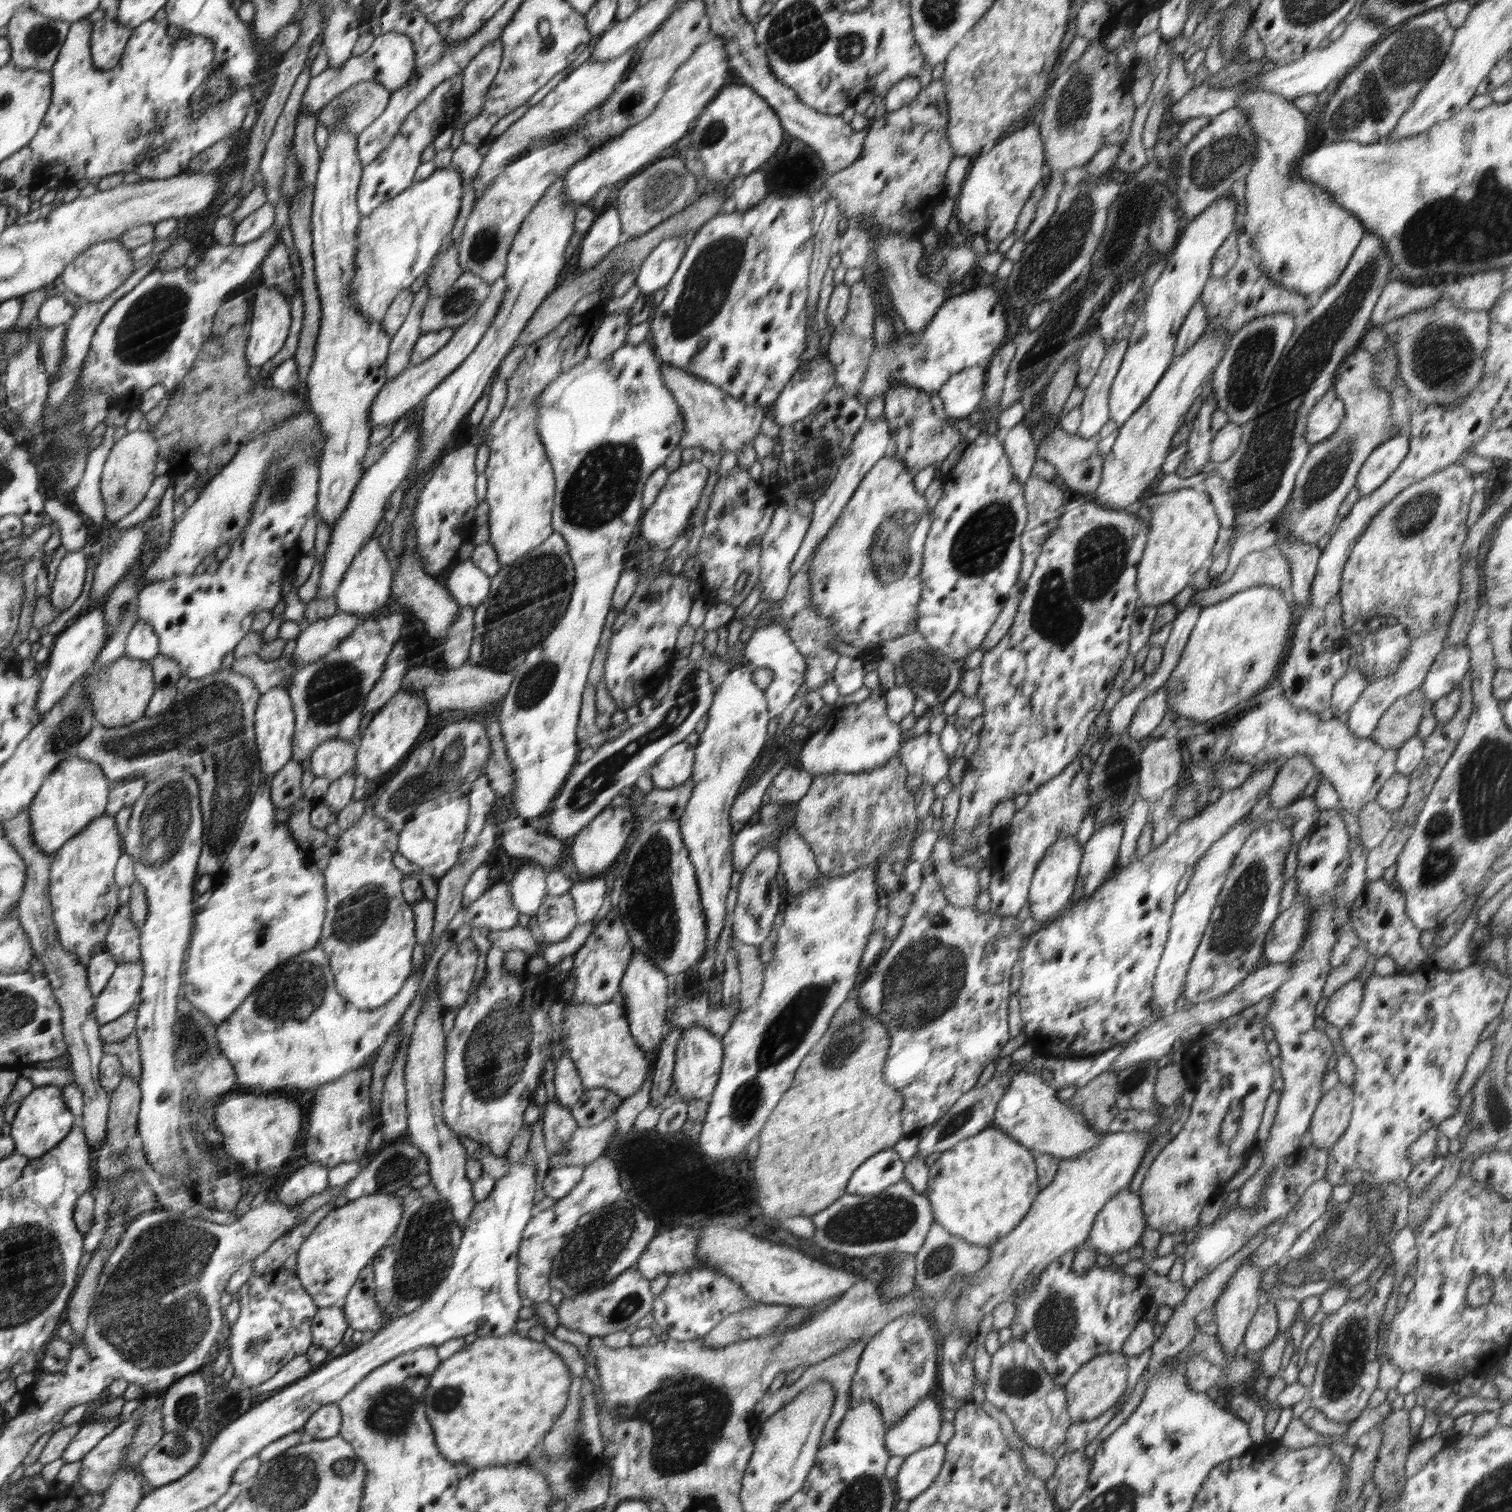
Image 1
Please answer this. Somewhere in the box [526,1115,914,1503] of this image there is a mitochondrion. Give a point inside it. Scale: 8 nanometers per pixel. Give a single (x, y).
(685, 1417)

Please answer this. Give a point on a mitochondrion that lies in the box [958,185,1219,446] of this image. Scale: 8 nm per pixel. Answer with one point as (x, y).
(1063, 242)

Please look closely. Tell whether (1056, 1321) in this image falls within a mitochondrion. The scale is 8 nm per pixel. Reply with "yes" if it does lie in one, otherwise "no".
yes

